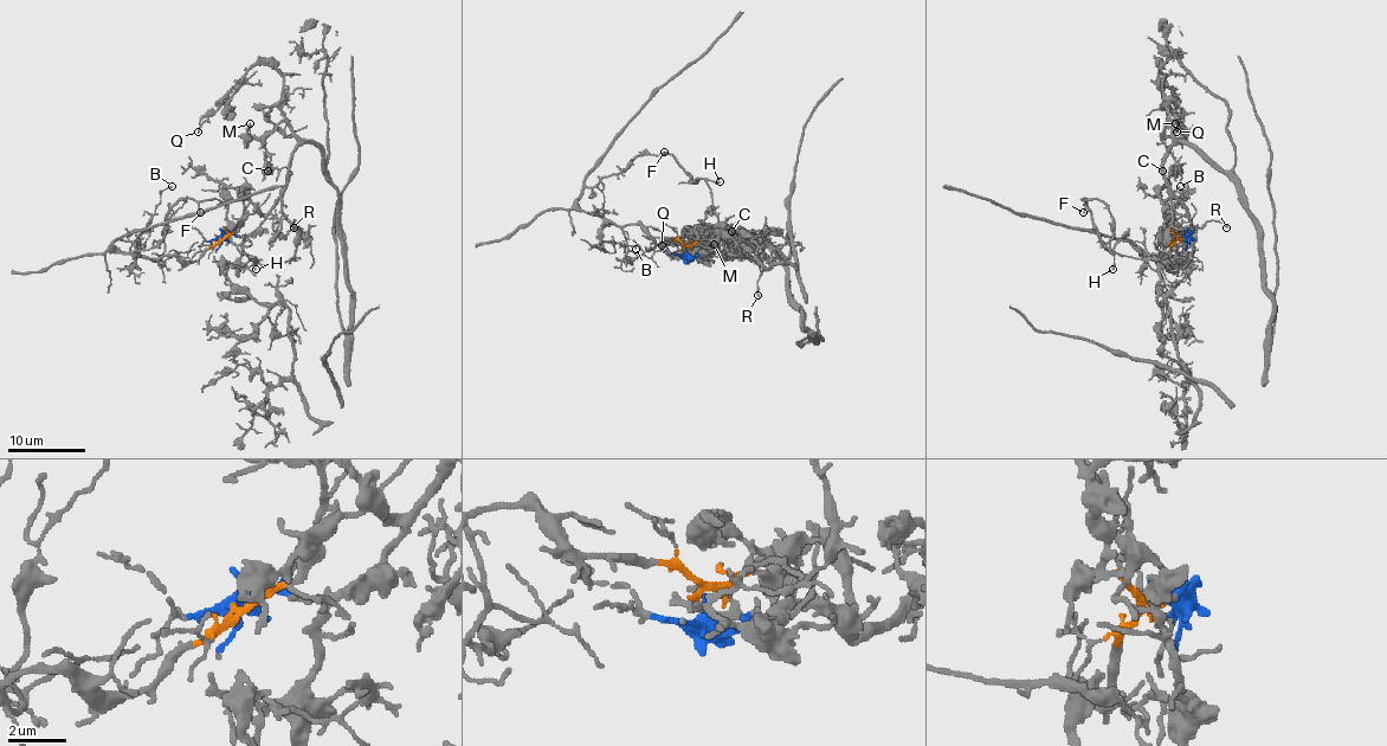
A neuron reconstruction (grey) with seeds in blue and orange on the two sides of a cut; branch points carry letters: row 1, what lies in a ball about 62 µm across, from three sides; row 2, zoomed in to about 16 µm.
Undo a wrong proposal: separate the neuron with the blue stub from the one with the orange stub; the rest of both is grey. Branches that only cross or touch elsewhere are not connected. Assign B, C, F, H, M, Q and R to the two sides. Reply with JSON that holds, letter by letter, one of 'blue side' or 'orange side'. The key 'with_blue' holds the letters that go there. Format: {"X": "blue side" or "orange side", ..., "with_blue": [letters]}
{"B": "orange side", "C": "blue side", "F": "orange side", "H": "orange side", "M": "blue side", "Q": "blue side", "R": "blue side", "with_blue": ["C", "M", "Q", "R"]}

